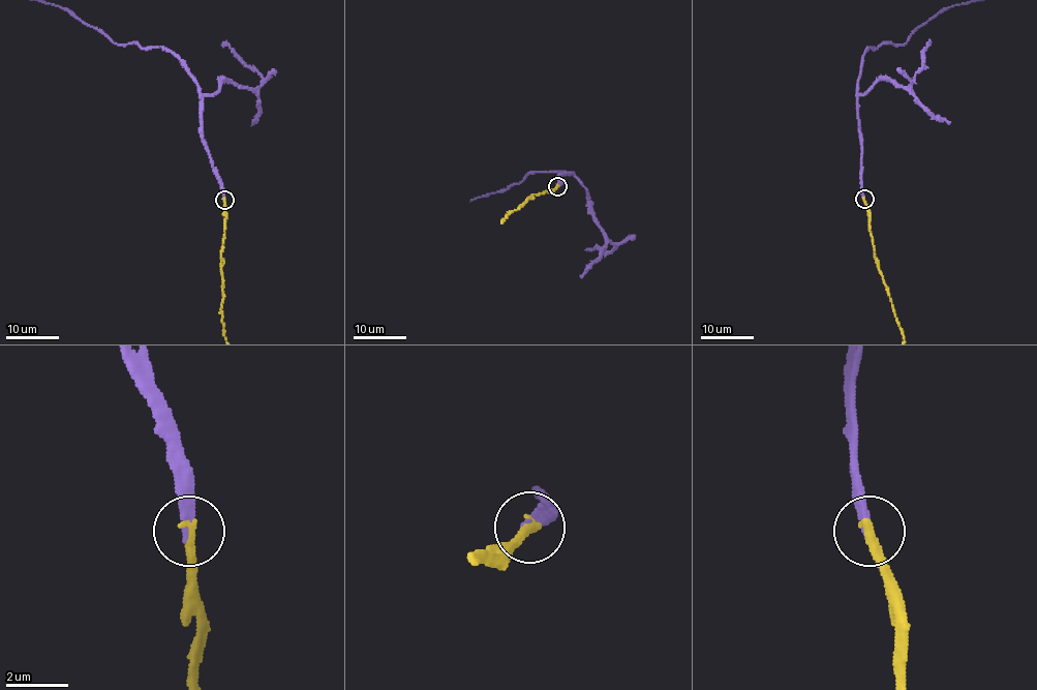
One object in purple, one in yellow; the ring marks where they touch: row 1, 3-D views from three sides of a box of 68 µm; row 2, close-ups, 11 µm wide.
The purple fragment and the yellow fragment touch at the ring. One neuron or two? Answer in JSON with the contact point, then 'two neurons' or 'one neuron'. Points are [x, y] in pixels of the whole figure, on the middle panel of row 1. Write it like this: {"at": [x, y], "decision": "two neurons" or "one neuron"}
{"at": [557, 186], "decision": "one neuron"}

